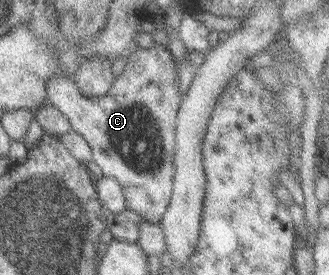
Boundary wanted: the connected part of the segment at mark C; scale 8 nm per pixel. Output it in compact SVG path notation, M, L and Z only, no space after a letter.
M154 43L147 48L136 47L124 60L126 64L122 72L115 76L102 97L89 98L81 94L70 74L54 74L44 84L45 102L62 113L71 131L86 141L91 161L98 166L102 176L118 183L125 199L125 209L137 213L142 222L156 224L167 209L172 190L175 117L182 93L178 88L173 57L167 46Z

